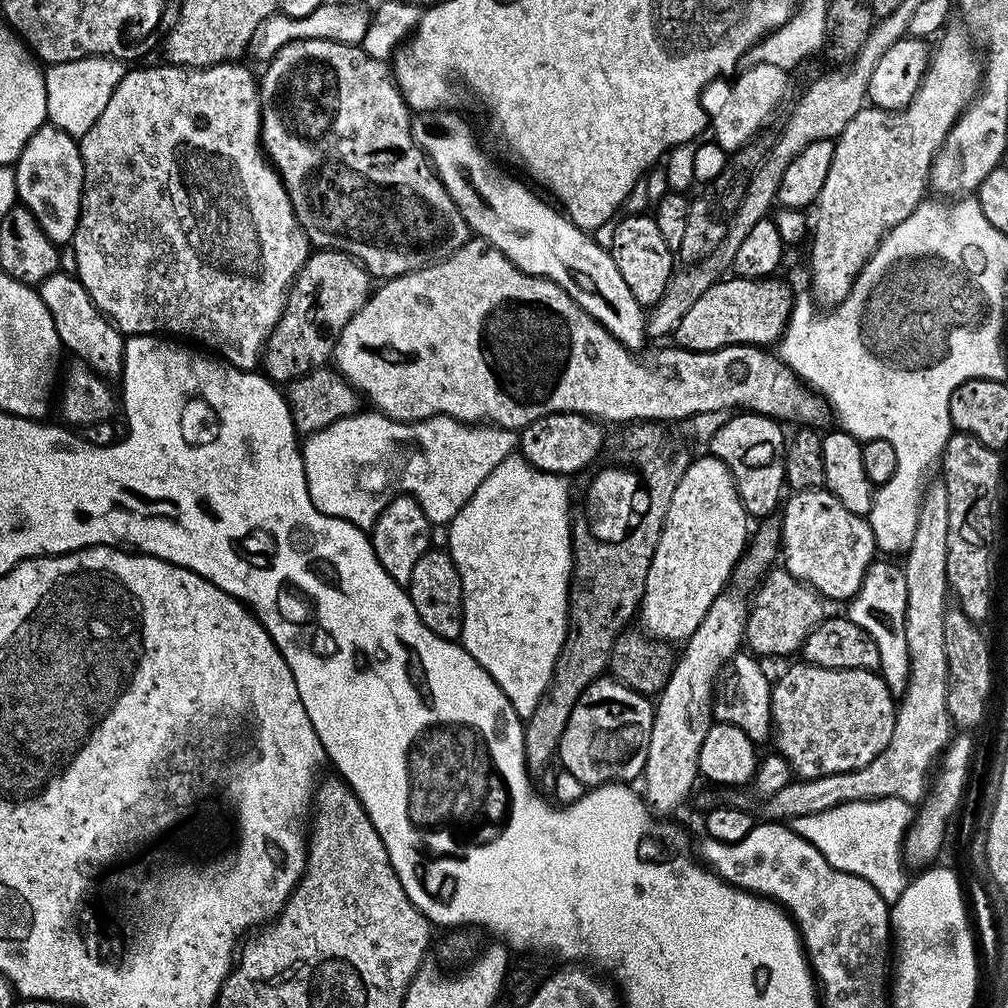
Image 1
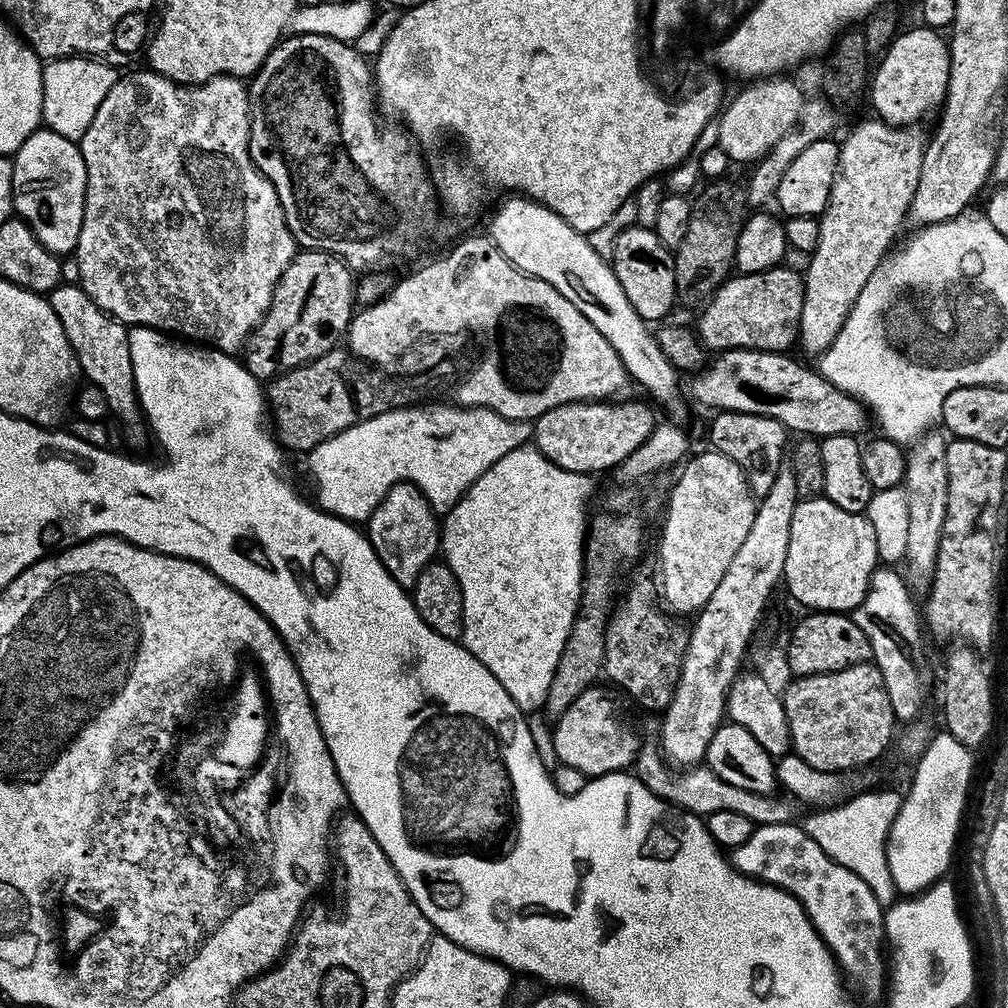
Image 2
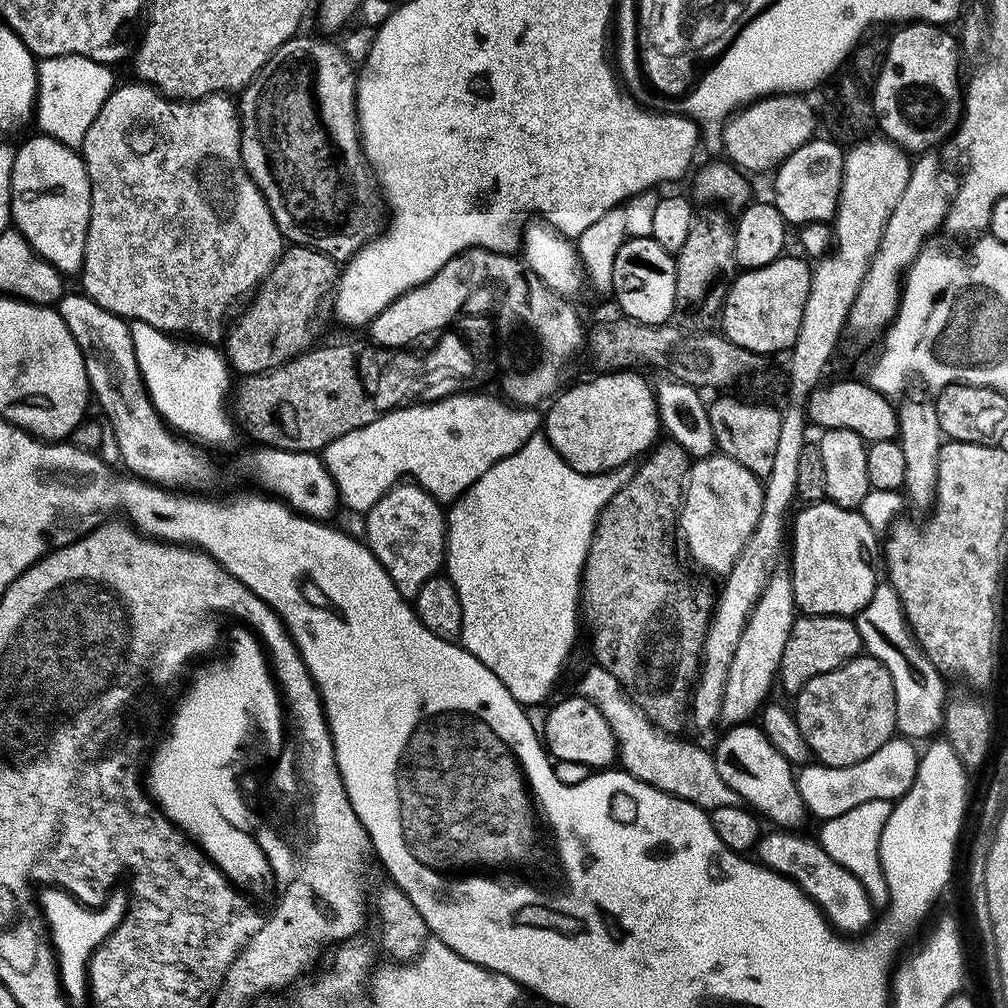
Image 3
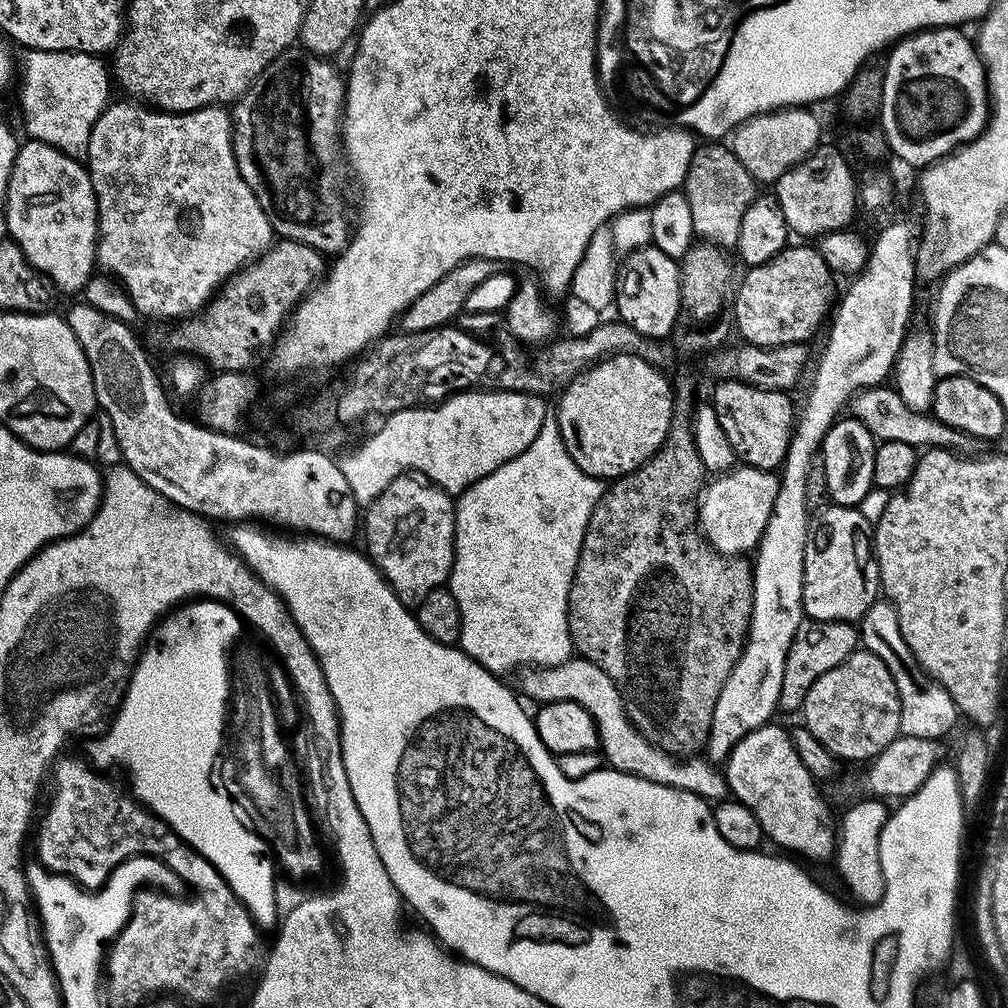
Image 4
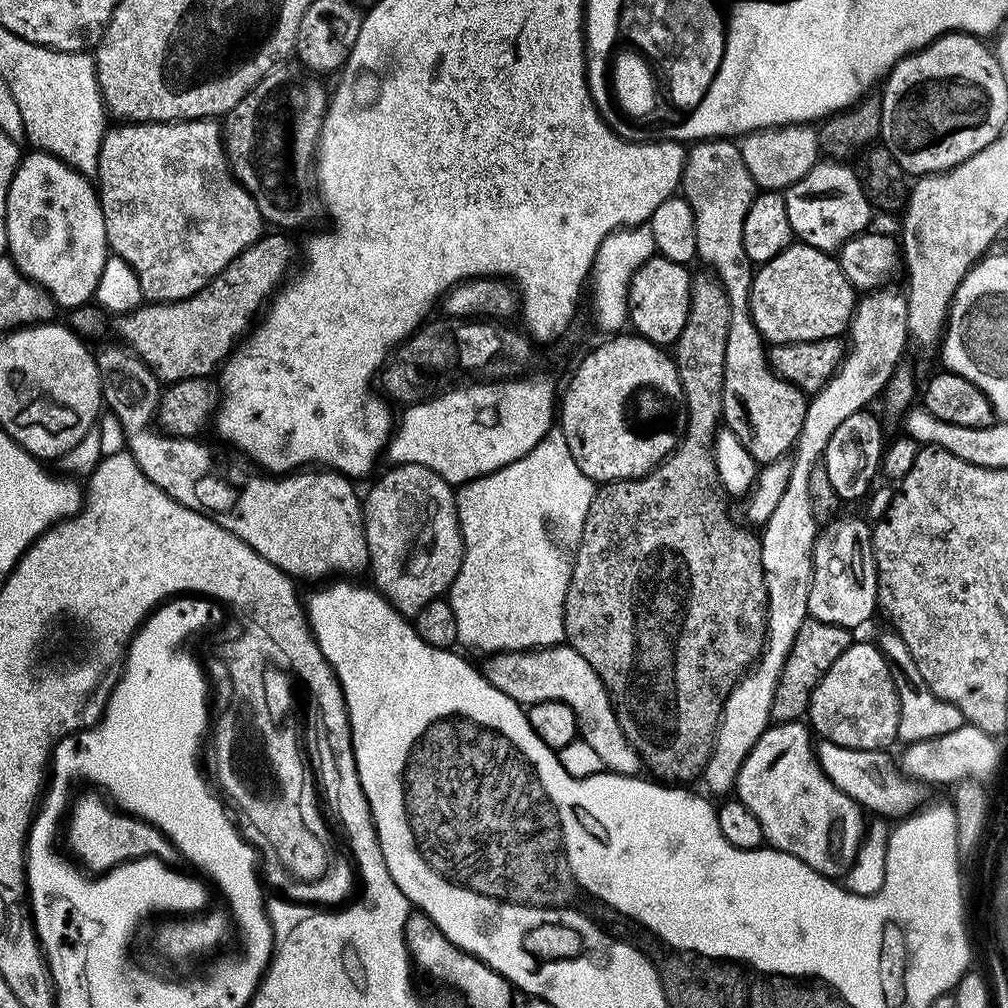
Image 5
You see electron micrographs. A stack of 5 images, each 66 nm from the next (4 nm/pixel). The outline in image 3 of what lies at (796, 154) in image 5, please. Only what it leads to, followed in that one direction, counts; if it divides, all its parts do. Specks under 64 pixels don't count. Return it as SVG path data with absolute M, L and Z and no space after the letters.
M777 94L745 104L723 125L724 152L731 163L745 173L768 172L779 168L780 163L798 146L817 135L816 112L812 104L800 94Z

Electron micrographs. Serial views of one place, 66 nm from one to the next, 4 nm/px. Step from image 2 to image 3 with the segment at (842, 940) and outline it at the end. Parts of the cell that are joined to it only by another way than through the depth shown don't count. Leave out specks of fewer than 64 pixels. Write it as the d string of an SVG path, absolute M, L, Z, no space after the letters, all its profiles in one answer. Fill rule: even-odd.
M796 830L765 831L756 843L754 856L772 872L793 880L805 892L816 907L824 913L828 923L841 934L863 934L873 927L874 909L862 882L850 874L815 839L808 836L799 836ZM873 915L873 916L872 916Z

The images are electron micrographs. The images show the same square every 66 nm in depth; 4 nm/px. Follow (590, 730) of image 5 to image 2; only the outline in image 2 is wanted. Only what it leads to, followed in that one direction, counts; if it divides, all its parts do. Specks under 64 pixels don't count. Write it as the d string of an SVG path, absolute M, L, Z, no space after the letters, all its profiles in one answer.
M645 739L641 743L640 752L636 755L634 775L656 796L664 798L669 804L675 804L677 808L685 808L687 812L693 812L695 816L701 818L718 814L718 810L735 810L745 818L750 818L752 825L759 826L790 824L801 815L801 805L791 794L776 796L777 794L742 790L742 786L730 786L730 782L718 778L718 774L714 774L714 770L707 766L673 770L655 739Z

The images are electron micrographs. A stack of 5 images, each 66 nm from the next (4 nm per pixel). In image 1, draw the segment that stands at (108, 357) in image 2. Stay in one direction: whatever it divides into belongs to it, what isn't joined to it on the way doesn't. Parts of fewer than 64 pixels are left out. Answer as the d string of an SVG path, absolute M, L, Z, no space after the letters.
M61 270L50 274L38 285L38 291L46 310L50 310L50 318L54 318L54 330L58 330L58 338L65 349L76 355L79 363L87 364L98 375L112 382L124 371L125 337L119 328L96 307L95 302L86 294L75 275Z

